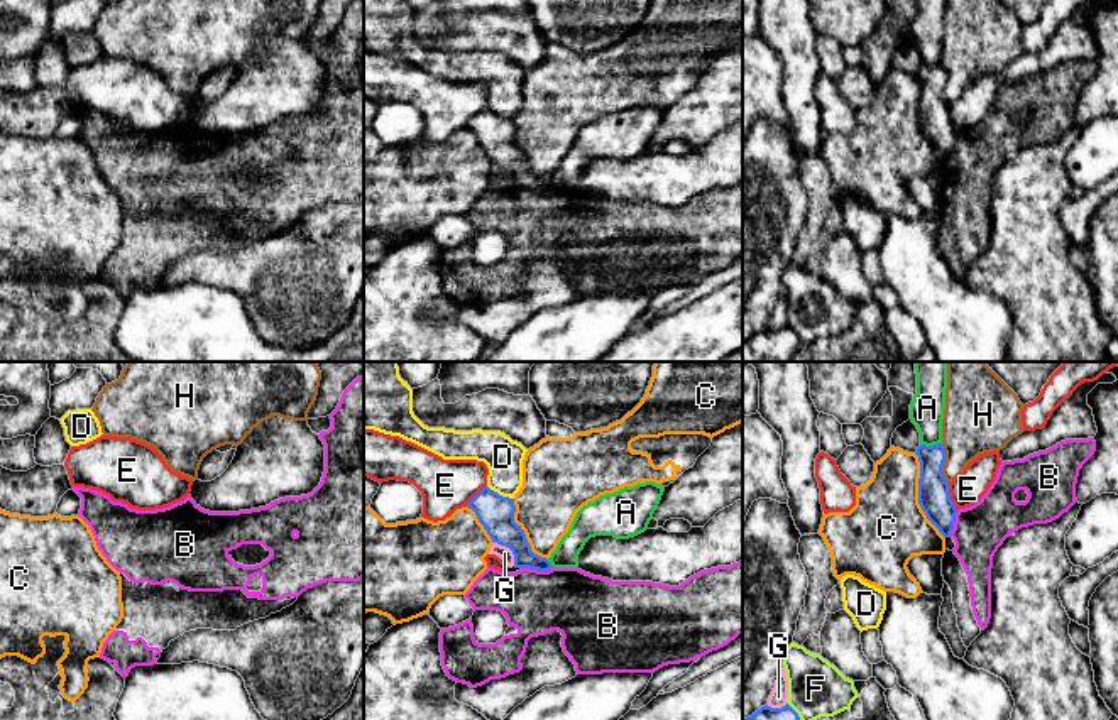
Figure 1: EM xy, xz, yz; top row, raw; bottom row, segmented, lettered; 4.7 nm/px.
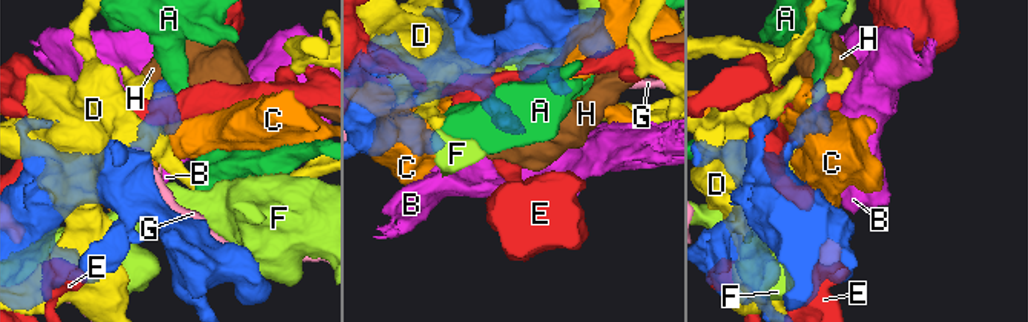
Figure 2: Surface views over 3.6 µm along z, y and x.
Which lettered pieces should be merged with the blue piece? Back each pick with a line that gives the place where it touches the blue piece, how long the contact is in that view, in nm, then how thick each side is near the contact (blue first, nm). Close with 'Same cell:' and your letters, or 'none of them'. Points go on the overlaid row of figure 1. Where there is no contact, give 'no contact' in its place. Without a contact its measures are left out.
Same cell: none of them

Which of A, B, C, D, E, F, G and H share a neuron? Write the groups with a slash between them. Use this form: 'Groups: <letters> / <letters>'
Groups: A / B / C / D / E / F / G / H

